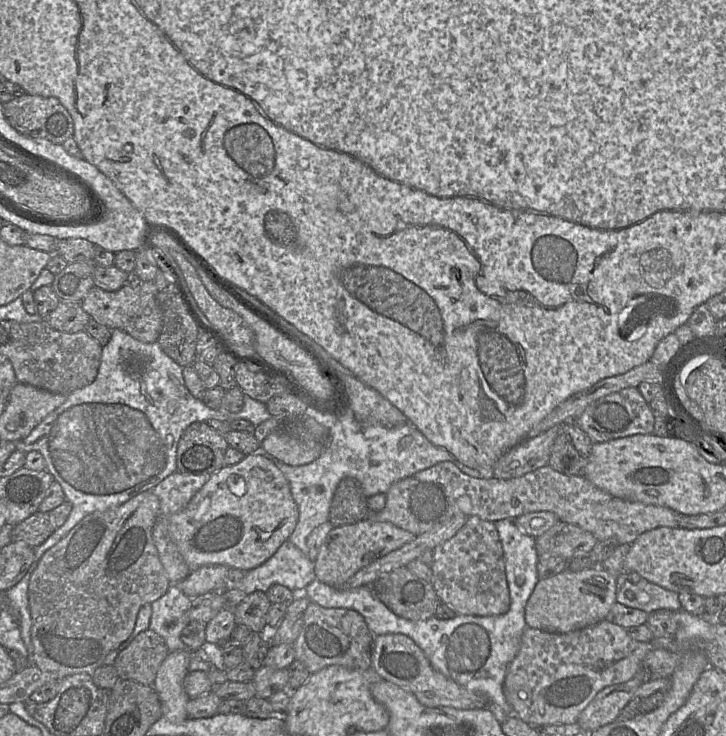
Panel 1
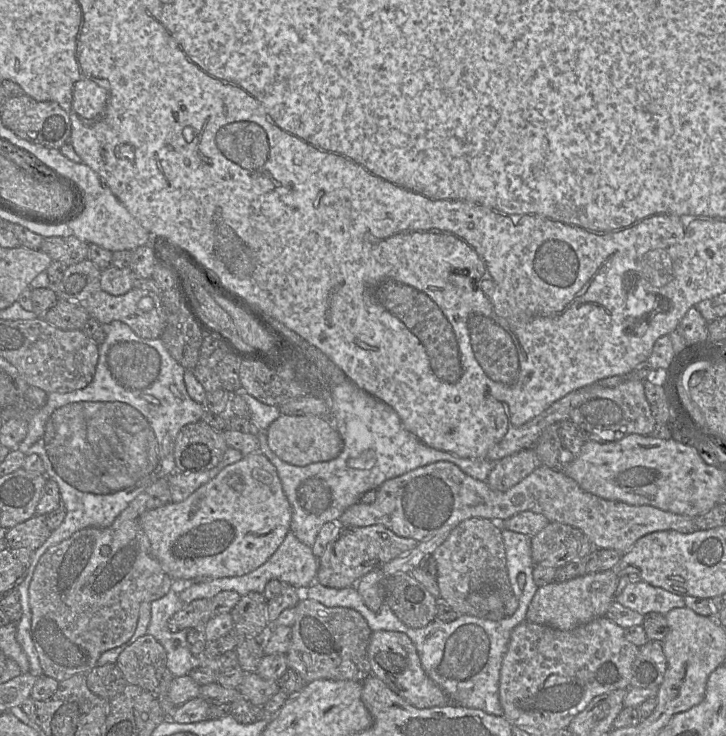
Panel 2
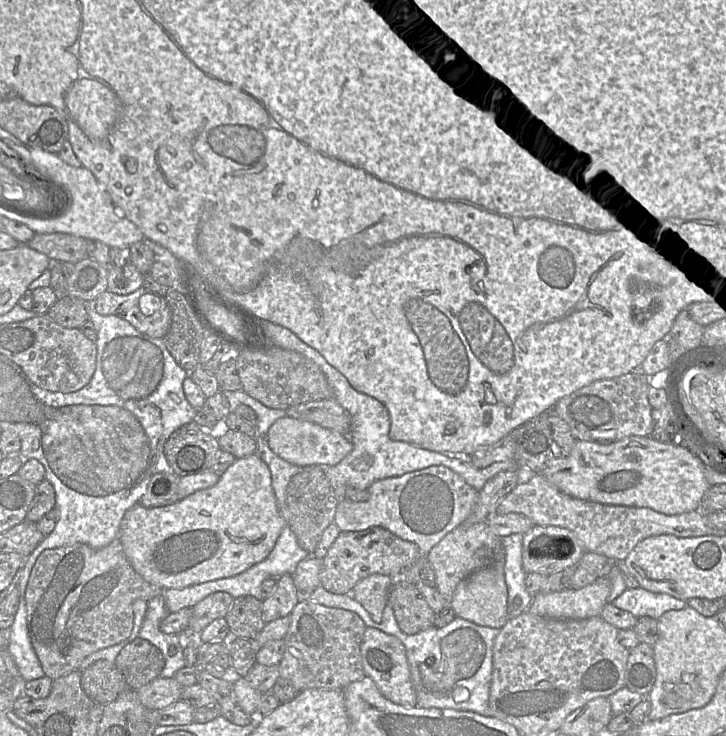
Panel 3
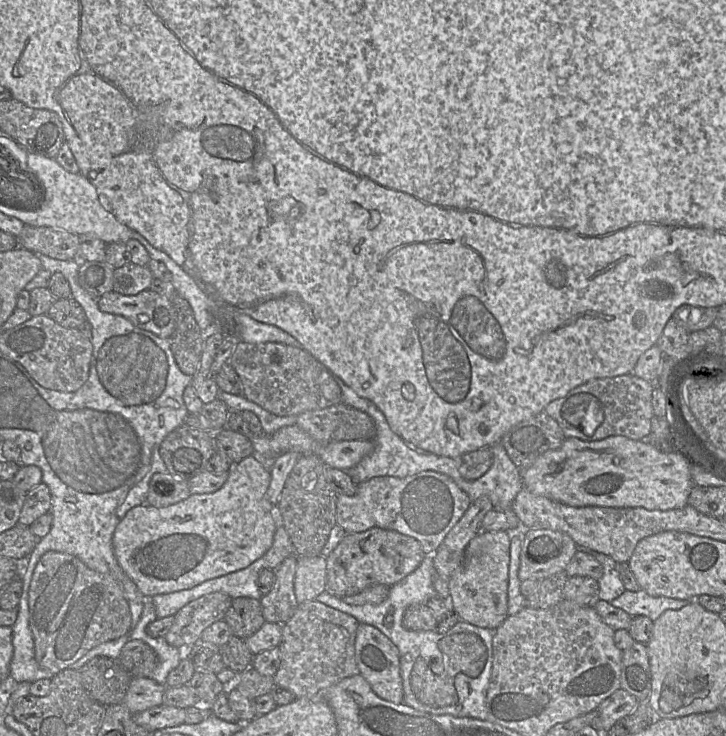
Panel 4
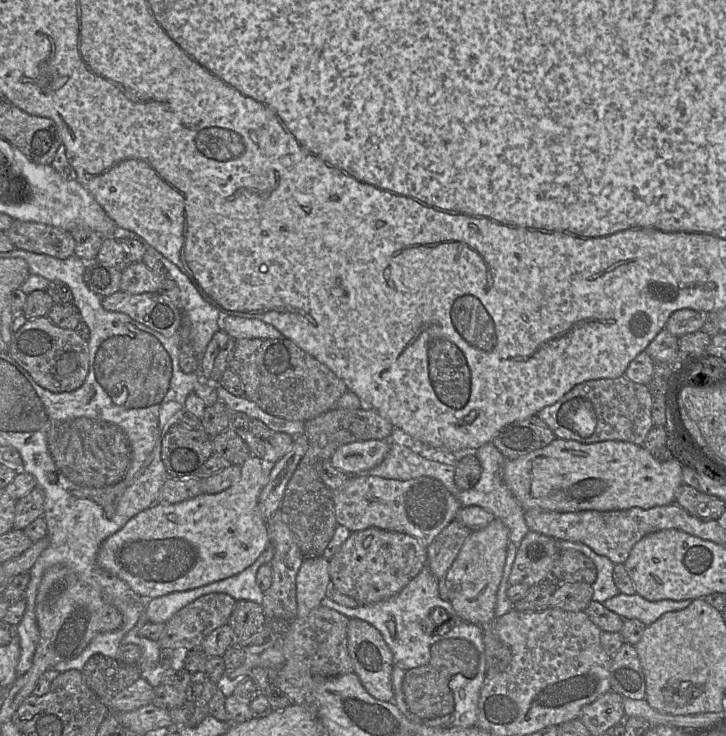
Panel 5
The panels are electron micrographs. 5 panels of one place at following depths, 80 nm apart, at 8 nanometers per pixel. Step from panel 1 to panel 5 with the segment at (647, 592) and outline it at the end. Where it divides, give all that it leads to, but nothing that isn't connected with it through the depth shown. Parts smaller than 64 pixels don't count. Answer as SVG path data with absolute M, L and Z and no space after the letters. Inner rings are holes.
M620 592L618 595L605 600L602 604L623 619L638 619L648 626L664 613L684 609L692 601L692 599L649 601L637 593L627 595Z

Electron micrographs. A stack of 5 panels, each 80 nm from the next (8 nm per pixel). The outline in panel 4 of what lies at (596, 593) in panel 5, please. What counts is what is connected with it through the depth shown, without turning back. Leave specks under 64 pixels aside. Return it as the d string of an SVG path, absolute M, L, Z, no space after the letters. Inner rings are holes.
M577 546L577 550L593 555L603 567L603 575L598 580L598 600L610 603L624 593L626 589L618 572L618 564L611 557L584 547Z

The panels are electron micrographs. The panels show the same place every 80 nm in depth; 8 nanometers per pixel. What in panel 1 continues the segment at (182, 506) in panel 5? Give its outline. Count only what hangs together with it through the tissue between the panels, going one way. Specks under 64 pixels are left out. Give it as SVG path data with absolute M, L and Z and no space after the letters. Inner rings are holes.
M258 452L213 473L186 507L170 516L168 531L190 571L205 565L222 564L247 572L263 564L277 551L295 529L298 517L298 506L285 475L268 455Z

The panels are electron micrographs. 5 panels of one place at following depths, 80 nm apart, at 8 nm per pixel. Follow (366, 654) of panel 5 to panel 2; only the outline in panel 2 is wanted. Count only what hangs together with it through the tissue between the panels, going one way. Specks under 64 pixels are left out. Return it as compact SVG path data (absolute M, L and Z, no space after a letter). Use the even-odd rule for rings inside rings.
M390 631L372 632L367 656L372 675L382 680L393 692L412 706L425 709L442 707L449 703L443 690L423 670L417 650L406 634Z

